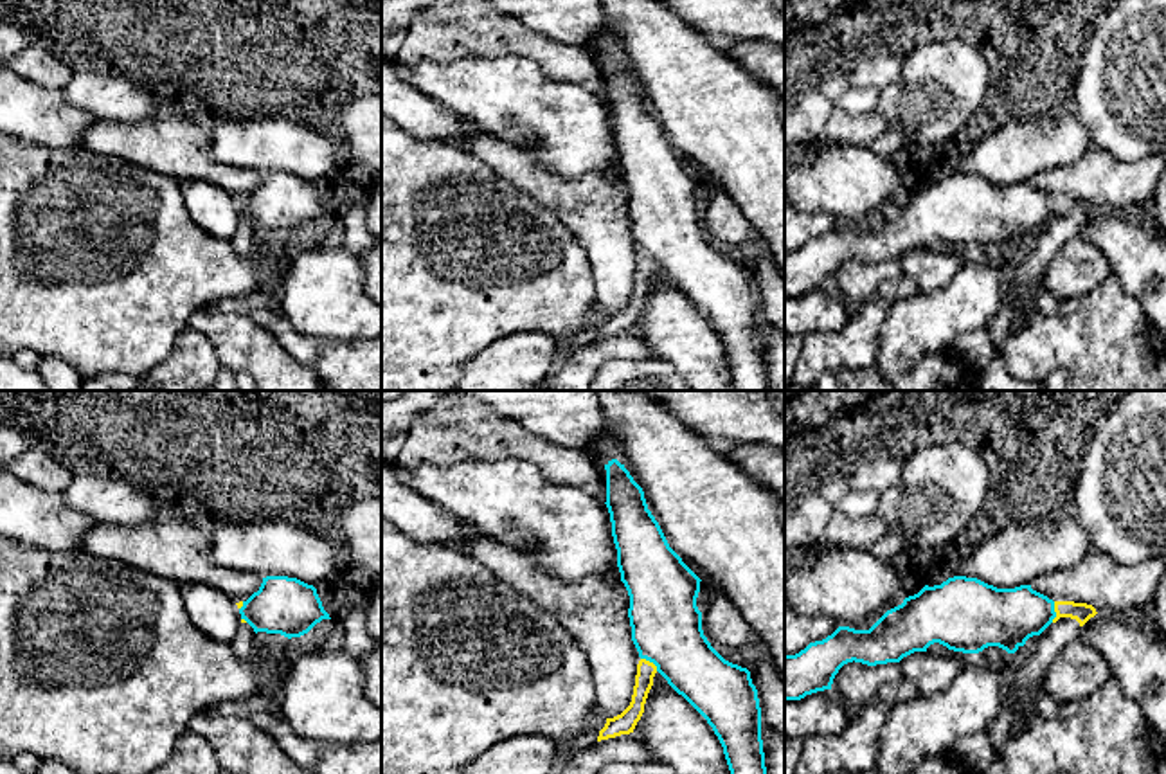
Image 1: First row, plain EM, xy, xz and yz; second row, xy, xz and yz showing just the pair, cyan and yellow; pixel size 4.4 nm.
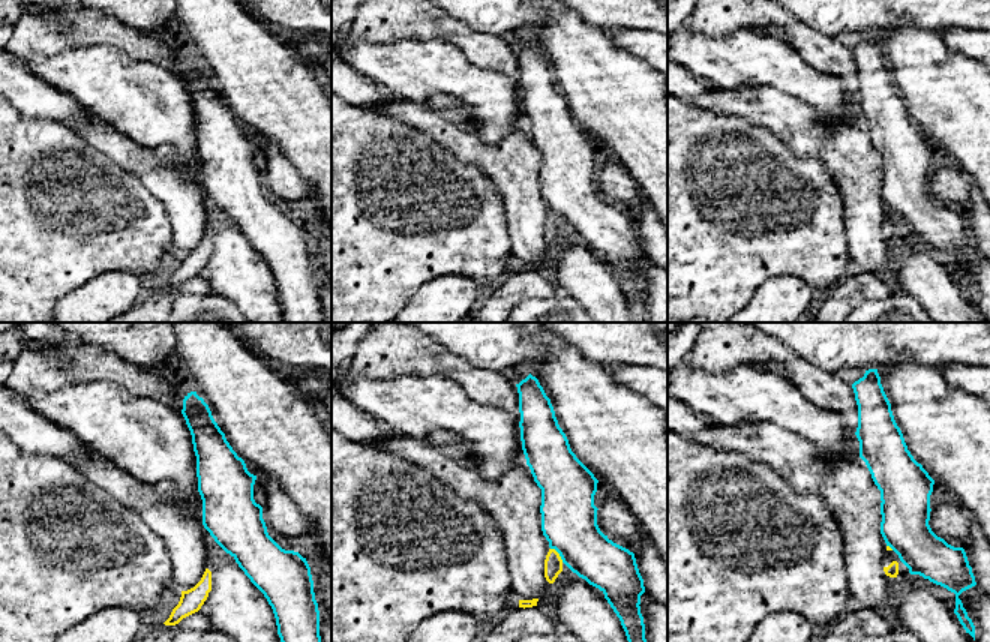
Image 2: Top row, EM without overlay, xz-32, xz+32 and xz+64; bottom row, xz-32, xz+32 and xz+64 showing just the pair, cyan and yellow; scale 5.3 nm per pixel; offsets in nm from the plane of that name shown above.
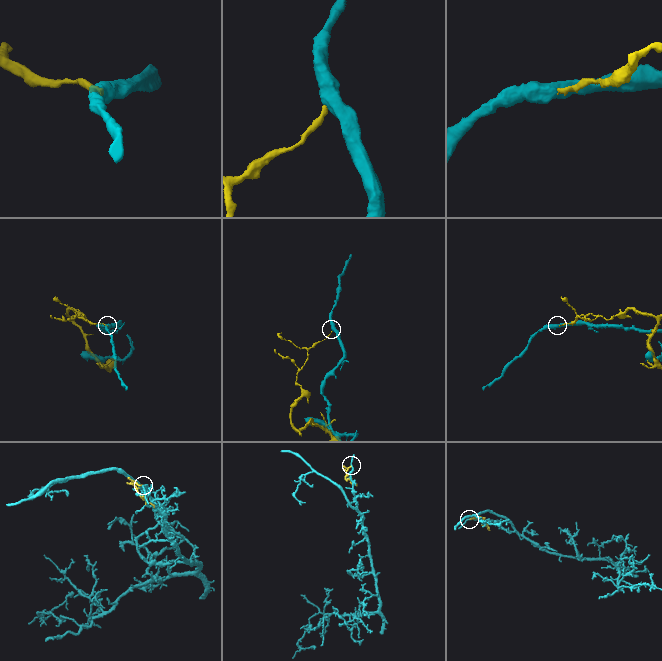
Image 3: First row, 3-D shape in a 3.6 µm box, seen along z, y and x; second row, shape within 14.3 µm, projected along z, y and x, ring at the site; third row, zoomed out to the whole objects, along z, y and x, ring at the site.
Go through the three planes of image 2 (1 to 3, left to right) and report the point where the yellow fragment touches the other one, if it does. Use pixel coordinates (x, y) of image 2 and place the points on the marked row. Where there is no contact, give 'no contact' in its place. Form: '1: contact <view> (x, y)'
1: no contact
2: contact xz+32 (558, 552)
3: contact xz+64 (890, 546)

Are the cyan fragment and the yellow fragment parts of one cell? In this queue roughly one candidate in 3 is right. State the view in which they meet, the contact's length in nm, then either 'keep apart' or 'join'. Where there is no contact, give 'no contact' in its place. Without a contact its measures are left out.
yz | 100 nm | keep apart

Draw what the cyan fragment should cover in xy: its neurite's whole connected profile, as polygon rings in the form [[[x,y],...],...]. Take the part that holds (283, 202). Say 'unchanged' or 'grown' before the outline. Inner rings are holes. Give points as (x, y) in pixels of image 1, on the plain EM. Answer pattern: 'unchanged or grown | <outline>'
unchanged | [[[266,173],[239,205],[254,229],[281,230],[288,236],[308,230],[322,216],[331,216],[313,182],[288,173]]]

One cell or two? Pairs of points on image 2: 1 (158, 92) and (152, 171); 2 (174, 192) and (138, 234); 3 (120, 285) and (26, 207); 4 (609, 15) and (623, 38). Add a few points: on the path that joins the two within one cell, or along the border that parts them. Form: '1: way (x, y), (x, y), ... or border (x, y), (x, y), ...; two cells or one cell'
1: border (122, 134), (150, 149), (168, 147), (185, 167); two cells
2: border (140, 179), (162, 204), (170, 222), (171, 240); two cells
3: border (138, 275), (102, 272), (74, 290); two cells
4: border (608, 30), (630, 29), (651, 32); two cells

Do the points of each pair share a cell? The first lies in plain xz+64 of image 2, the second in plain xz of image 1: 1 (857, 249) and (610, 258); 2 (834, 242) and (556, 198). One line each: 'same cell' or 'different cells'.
1: same cell
2: different cells

